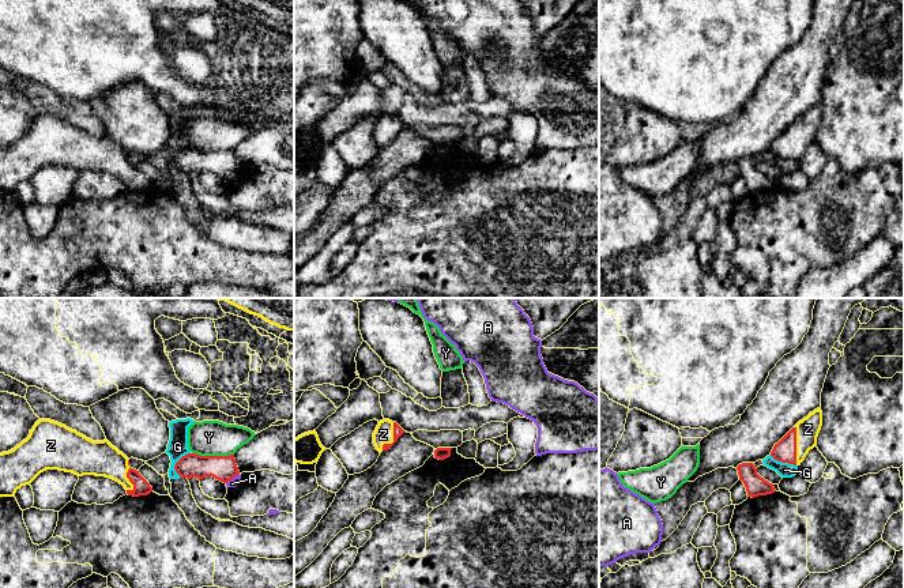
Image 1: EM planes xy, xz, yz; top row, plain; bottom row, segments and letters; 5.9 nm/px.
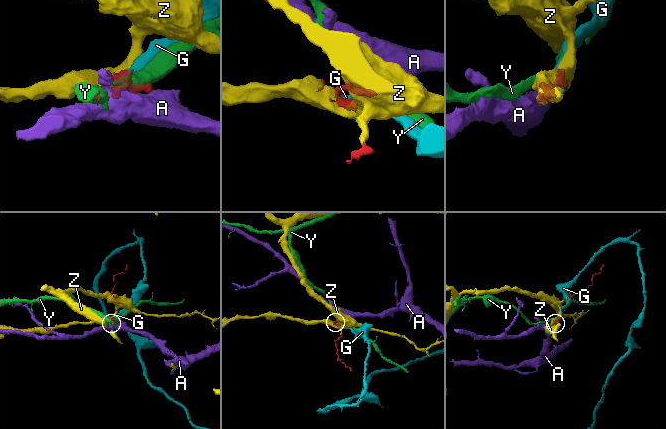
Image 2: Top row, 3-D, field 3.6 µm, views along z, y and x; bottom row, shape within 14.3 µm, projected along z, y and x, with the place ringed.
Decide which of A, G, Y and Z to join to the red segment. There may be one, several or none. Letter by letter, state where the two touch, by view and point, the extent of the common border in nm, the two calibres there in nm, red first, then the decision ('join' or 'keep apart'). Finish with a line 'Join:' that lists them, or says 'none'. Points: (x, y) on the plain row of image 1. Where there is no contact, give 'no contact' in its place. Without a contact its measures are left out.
A: xy (232, 173) | 100 nm | 150/50 nm | keep apart
G: xy (176, 158) | 160 nm | 140/120 nm | keep apart
Y: xy (213, 151) | 240 nm | 150/200 nm | keep apart
Z: yz (795, 140) | 240 nm | 140/140 nm | join
Join: Z

